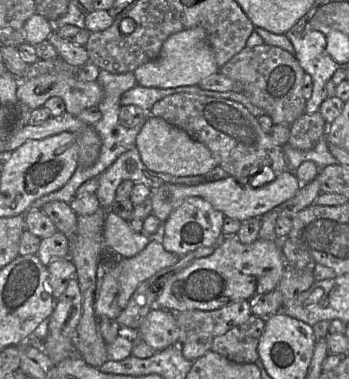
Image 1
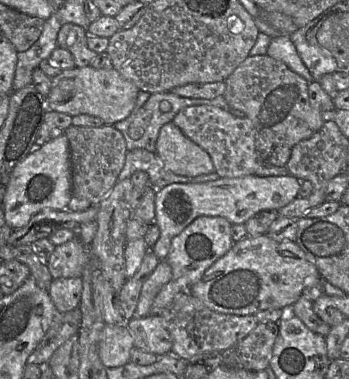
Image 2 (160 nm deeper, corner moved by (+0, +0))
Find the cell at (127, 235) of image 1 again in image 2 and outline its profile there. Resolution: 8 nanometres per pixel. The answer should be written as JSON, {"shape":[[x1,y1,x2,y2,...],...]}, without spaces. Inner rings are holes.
{"shape":[[292,175,218,178,202,183,173,183,156,190,155,220,160,229,160,237,149,249,160,260,167,258,171,242,190,223,200,216,225,217,232,224,244,224,261,211,276,210,298,197,301,181]]}

